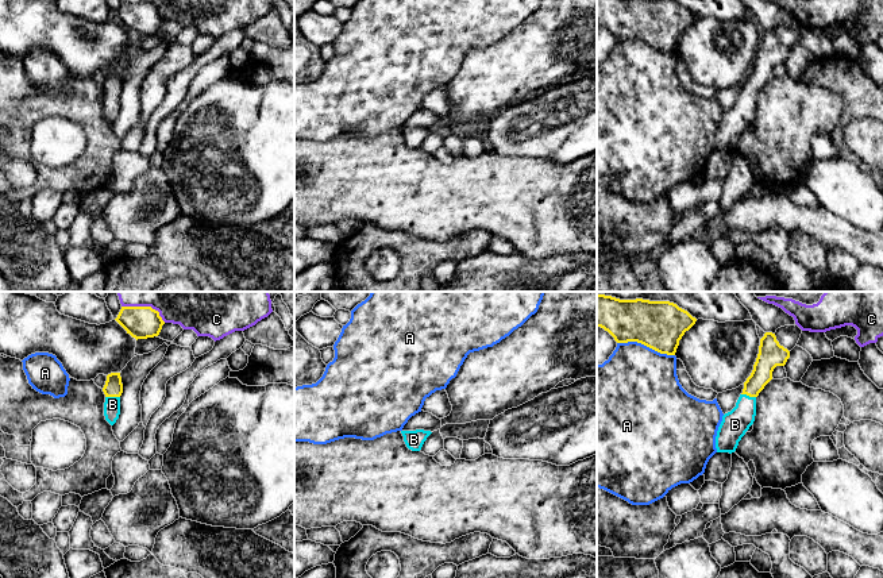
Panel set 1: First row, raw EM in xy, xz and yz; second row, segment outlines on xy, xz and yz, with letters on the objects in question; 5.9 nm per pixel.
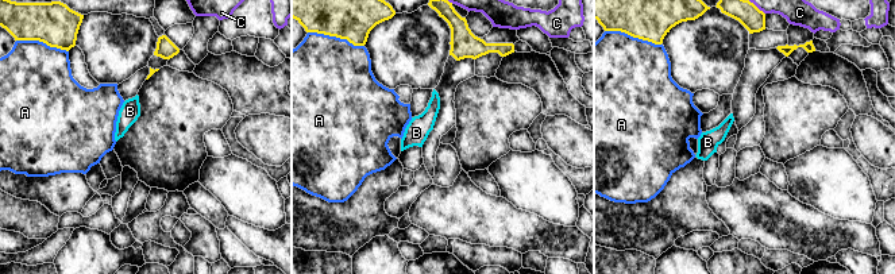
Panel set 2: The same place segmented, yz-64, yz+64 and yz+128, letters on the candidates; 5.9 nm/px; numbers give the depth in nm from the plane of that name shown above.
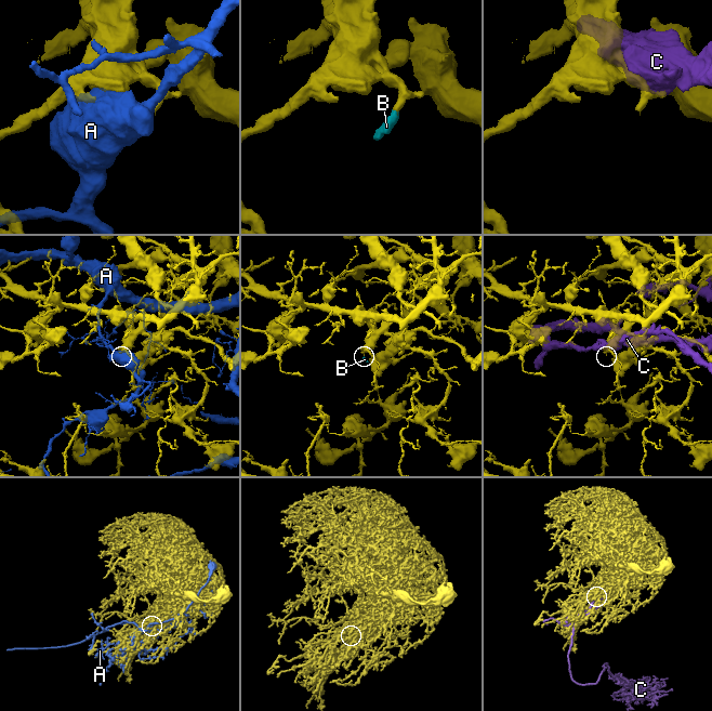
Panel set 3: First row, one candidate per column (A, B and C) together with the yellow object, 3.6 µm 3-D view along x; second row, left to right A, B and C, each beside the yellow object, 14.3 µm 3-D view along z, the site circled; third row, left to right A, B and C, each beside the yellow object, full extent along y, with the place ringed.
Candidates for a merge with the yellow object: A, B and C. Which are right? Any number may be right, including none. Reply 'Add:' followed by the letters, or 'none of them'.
Add: B

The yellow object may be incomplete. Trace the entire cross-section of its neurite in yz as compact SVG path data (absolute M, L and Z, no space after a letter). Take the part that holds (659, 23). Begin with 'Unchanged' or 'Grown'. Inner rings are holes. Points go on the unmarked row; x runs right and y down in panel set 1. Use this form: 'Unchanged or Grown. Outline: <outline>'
Unchanged. Outline: M597 0L597 24L608 28L617 41L637 39L667 53L675 53L679 38L695 19L695 15L674 0Z

